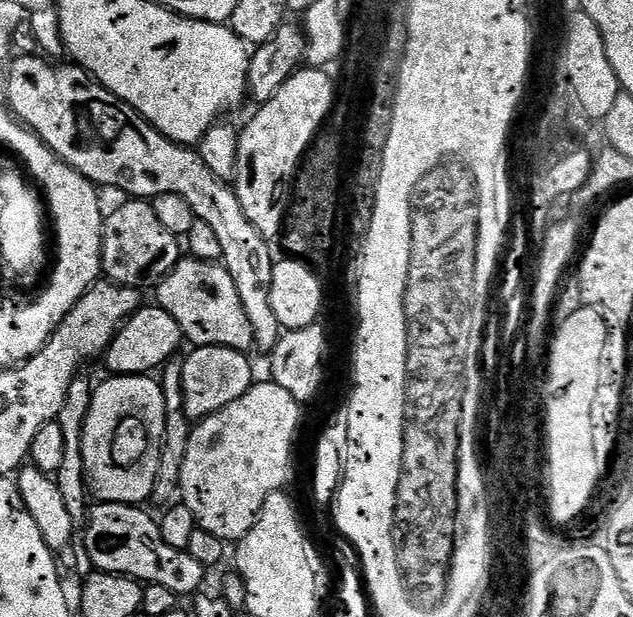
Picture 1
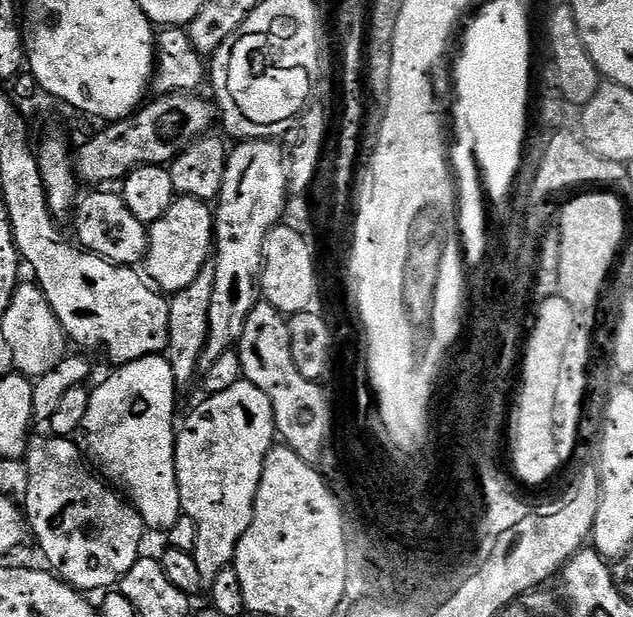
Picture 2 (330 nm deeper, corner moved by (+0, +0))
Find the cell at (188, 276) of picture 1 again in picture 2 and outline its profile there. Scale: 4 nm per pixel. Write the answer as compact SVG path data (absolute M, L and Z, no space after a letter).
M177 196L170 210L148 230L146 276L161 293L175 294L186 290L204 268L209 267L214 252L214 212L205 201Z

